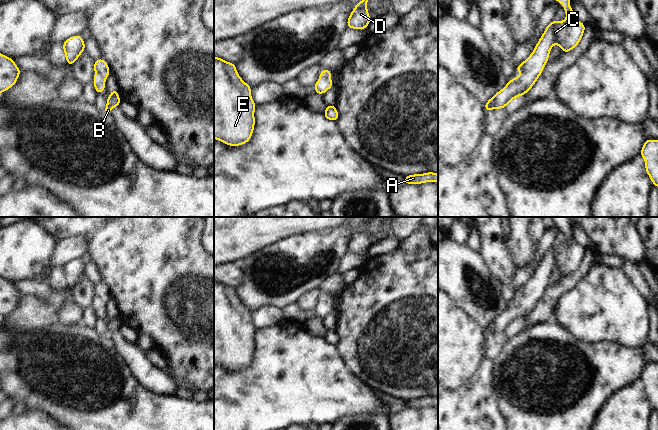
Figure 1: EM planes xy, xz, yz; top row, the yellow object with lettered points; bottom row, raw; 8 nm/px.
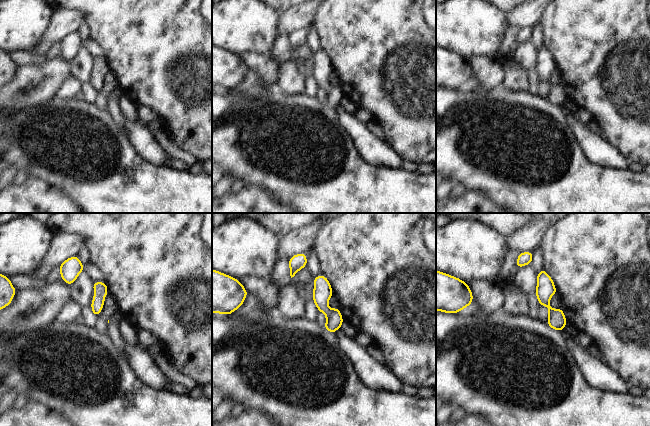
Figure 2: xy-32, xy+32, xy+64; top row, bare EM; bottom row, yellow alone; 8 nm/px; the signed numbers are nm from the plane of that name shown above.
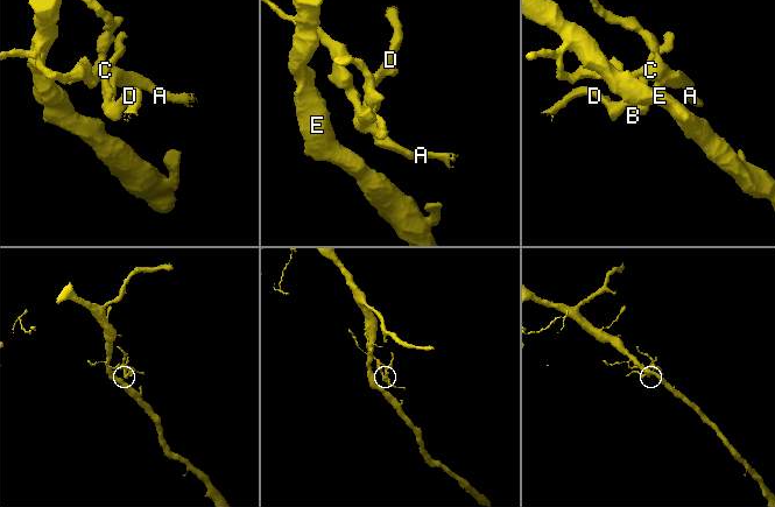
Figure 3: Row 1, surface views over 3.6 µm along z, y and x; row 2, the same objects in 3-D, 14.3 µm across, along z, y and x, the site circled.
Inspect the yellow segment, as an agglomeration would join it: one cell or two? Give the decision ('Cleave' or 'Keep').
Keep

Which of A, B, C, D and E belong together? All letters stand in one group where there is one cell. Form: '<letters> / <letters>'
A B C D E

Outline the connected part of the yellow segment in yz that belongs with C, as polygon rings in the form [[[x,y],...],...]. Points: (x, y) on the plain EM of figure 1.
[[[571,217],[551,218],[554,224],[564,229],[566,244],[554,244],[547,249],[531,279],[517,289],[517,296],[522,298],[509,304],[503,313],[492,320],[484,329],[485,335],[505,332],[514,322],[528,317],[543,296],[554,268],[558,268],[563,277],[571,275],[579,268],[586,249],[576,243],[573,232],[568,229],[572,223]]]

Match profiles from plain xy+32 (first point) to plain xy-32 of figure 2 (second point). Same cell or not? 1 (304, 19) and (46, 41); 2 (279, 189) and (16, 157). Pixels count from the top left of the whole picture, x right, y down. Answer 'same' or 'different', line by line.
1: same
2: same

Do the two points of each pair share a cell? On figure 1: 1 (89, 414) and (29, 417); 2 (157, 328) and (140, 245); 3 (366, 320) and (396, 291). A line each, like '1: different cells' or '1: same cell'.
1: different cells
2: same cell
3: same cell

